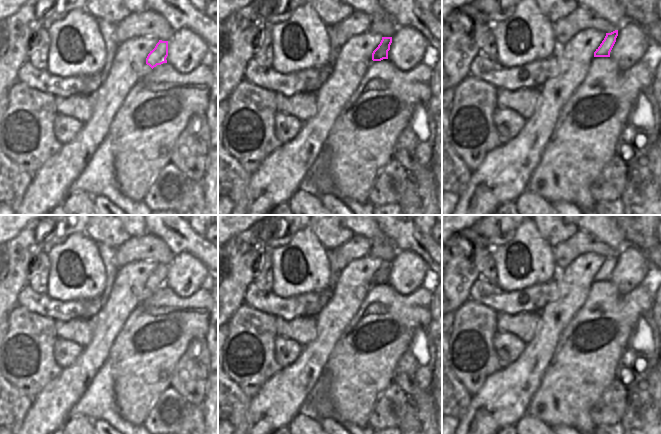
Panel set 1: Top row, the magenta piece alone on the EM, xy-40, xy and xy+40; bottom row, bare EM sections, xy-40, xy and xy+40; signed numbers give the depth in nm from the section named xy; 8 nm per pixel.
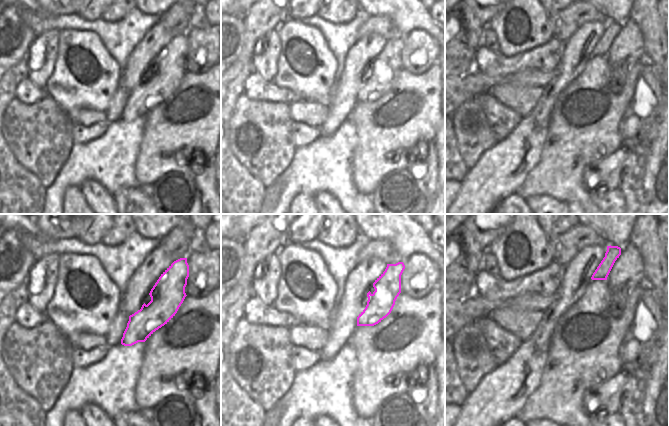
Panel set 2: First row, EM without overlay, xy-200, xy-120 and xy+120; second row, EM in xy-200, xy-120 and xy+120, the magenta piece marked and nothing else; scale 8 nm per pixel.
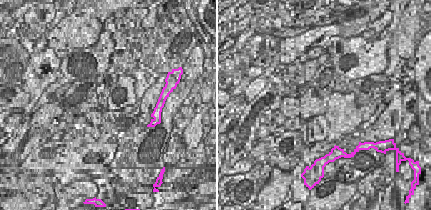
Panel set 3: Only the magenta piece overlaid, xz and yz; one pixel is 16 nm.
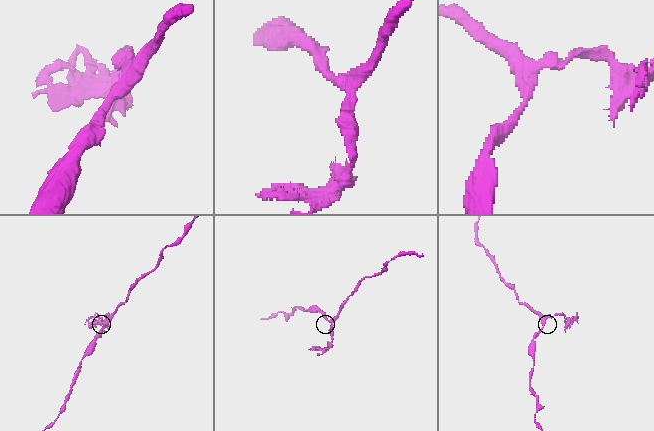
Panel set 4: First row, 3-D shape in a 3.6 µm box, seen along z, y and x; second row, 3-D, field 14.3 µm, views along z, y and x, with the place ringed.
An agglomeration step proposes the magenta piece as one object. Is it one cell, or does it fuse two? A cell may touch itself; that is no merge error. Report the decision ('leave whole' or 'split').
split

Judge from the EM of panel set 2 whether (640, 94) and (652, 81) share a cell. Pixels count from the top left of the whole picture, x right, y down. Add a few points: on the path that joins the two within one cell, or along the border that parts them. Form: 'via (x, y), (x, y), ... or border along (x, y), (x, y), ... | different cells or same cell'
via (642, 91), (649, 84) | same cell

